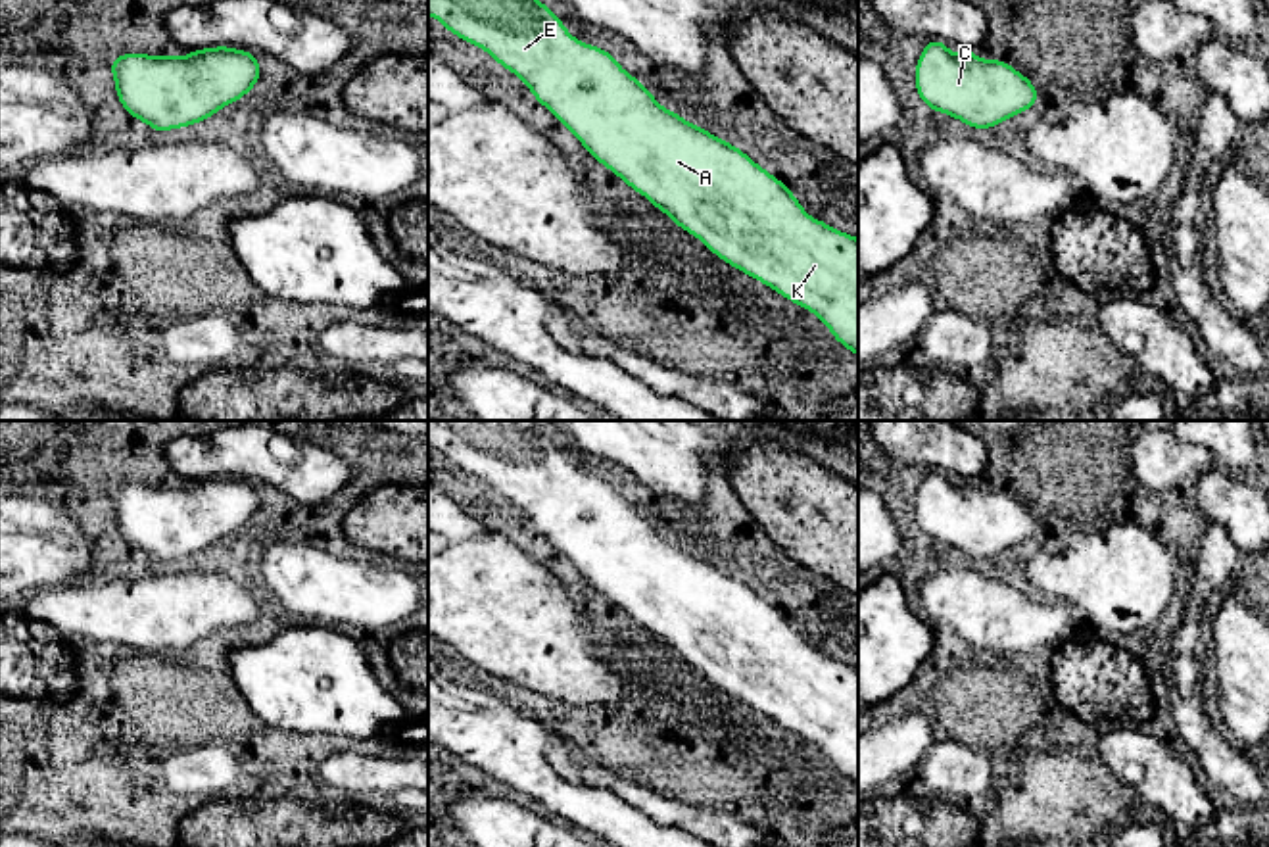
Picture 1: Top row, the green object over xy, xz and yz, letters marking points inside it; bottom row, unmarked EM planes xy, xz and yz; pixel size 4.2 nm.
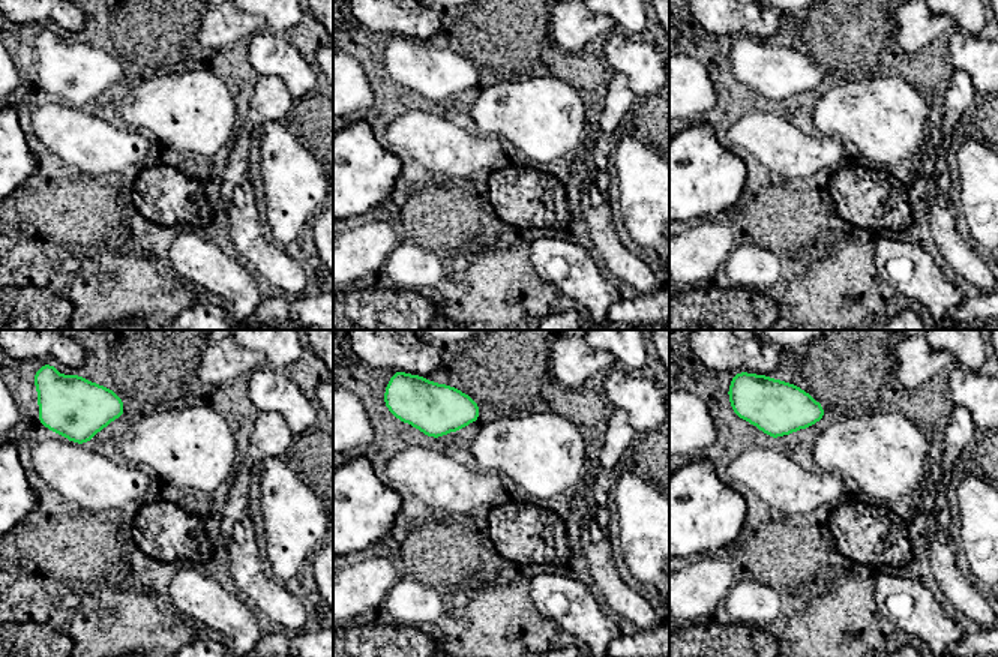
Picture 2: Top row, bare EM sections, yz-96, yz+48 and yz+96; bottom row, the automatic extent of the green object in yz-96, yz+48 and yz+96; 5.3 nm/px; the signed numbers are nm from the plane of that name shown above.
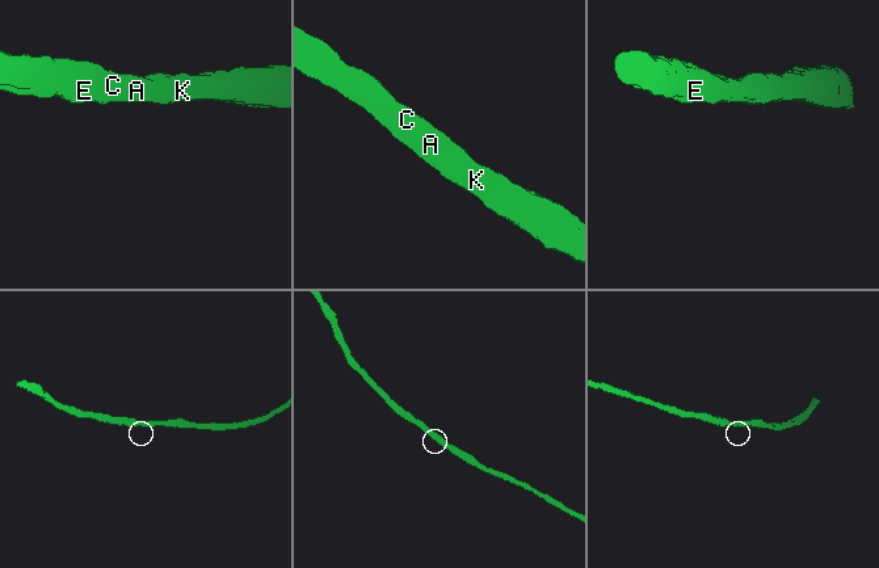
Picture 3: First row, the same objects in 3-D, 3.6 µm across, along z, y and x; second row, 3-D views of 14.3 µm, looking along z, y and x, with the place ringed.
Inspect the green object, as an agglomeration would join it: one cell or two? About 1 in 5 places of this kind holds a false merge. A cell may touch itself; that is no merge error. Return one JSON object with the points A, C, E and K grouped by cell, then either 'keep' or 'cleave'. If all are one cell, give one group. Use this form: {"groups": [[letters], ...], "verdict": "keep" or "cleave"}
{"groups": [["A", "C", "E", "K"]], "verdict": "keep"}

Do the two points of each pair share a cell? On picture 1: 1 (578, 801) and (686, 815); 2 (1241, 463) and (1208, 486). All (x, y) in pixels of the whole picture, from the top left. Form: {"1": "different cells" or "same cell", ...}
{"1": "different cells", "2": "different cells"}

